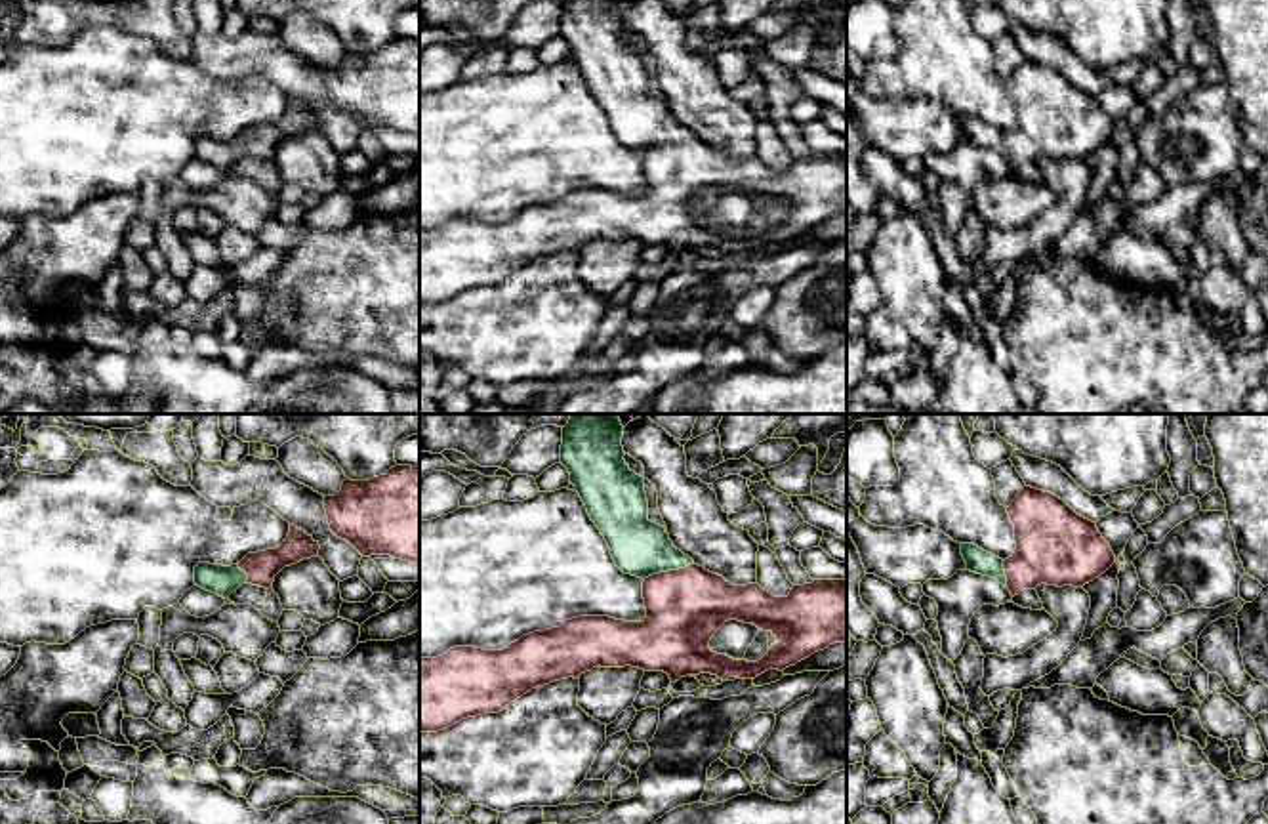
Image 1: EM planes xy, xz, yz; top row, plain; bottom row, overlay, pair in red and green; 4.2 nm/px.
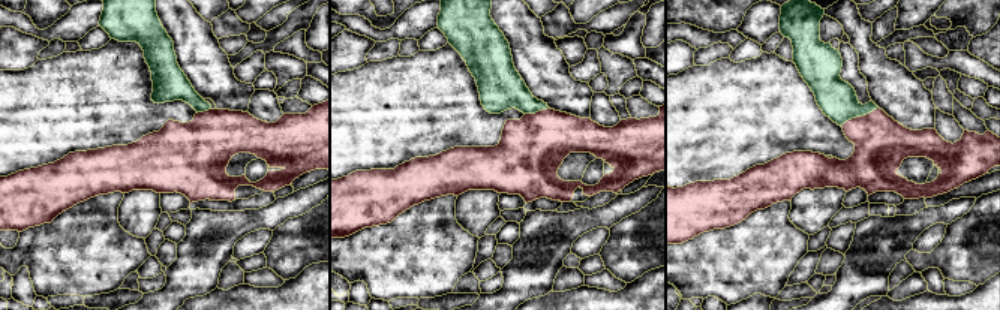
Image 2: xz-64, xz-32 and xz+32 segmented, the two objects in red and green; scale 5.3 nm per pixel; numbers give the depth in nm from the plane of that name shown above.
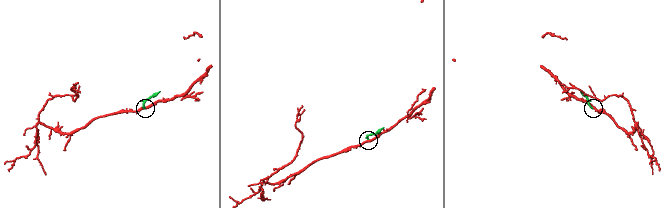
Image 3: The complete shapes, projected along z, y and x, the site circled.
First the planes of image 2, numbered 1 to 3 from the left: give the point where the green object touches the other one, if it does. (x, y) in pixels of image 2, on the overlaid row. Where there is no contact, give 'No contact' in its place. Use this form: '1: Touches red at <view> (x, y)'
1: Touches red at xz-64 (204, 111)
2: Touches red at xz-32 (535, 113)
3: Touches red at xz+32 (859, 117)

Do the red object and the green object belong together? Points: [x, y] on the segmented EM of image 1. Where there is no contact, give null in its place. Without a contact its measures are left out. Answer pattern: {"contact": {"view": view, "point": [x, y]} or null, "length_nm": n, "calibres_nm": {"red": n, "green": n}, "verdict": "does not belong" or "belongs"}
{"contact": {"view": "xz", "point": [668, 571]}, "length_nm": 220, "calibres_nm": {"red": 320, "green": 240}, "verdict": "belongs"}

